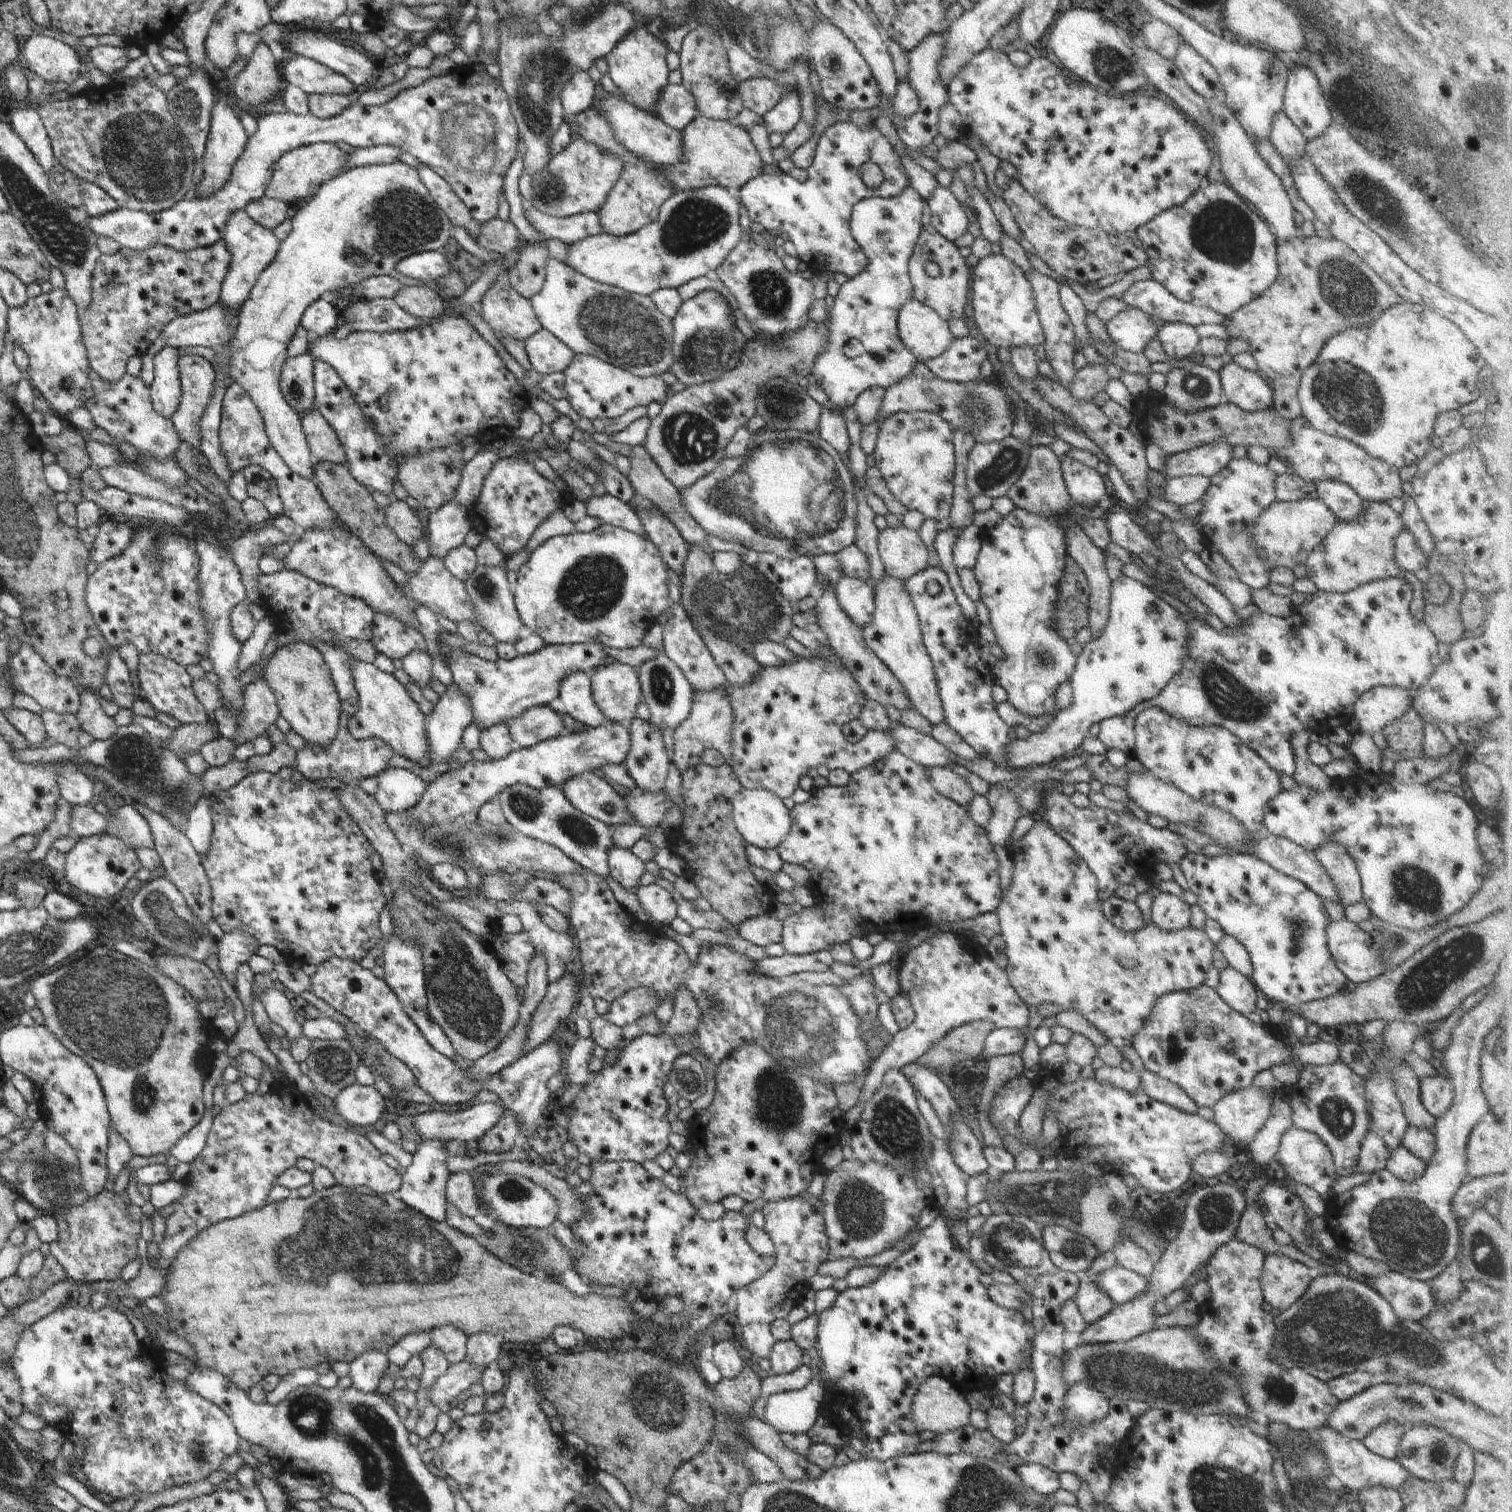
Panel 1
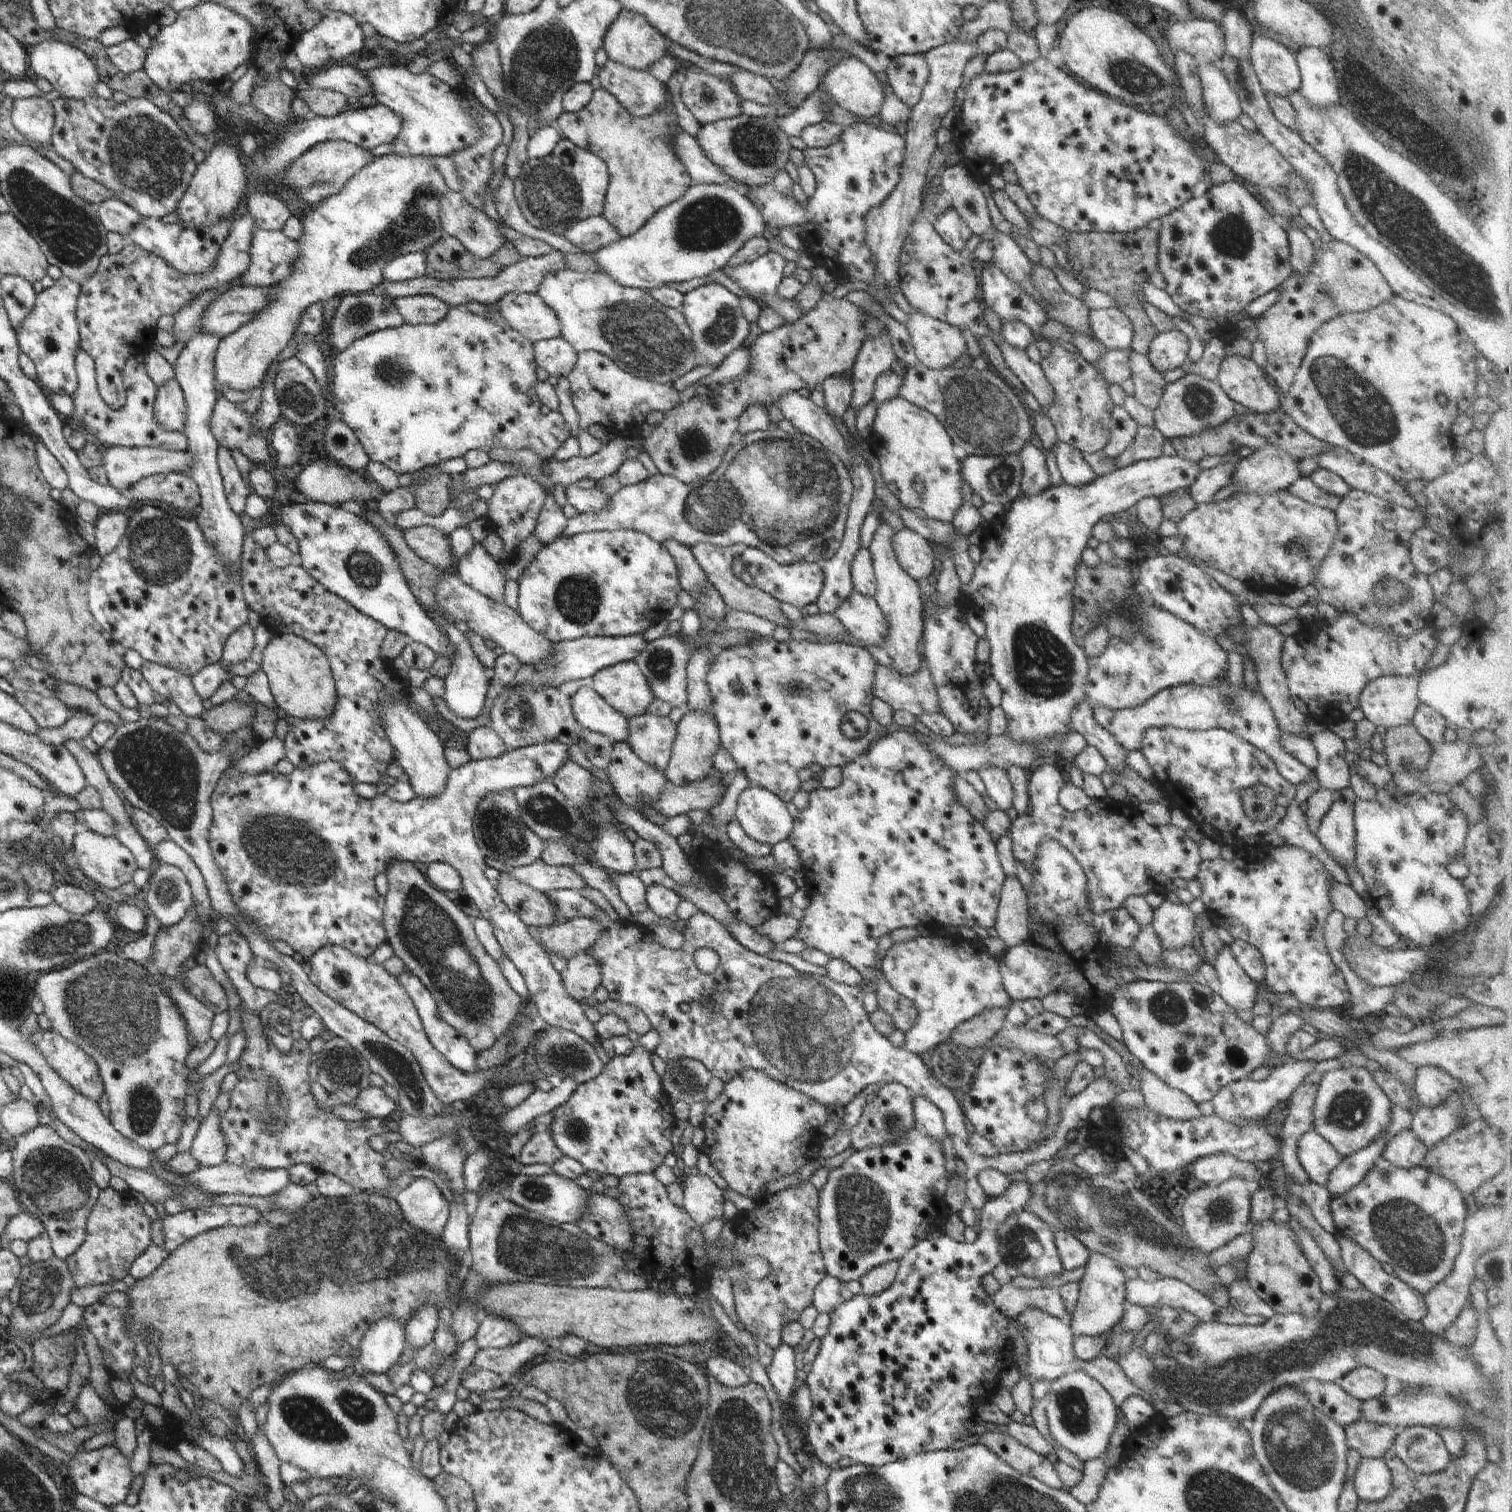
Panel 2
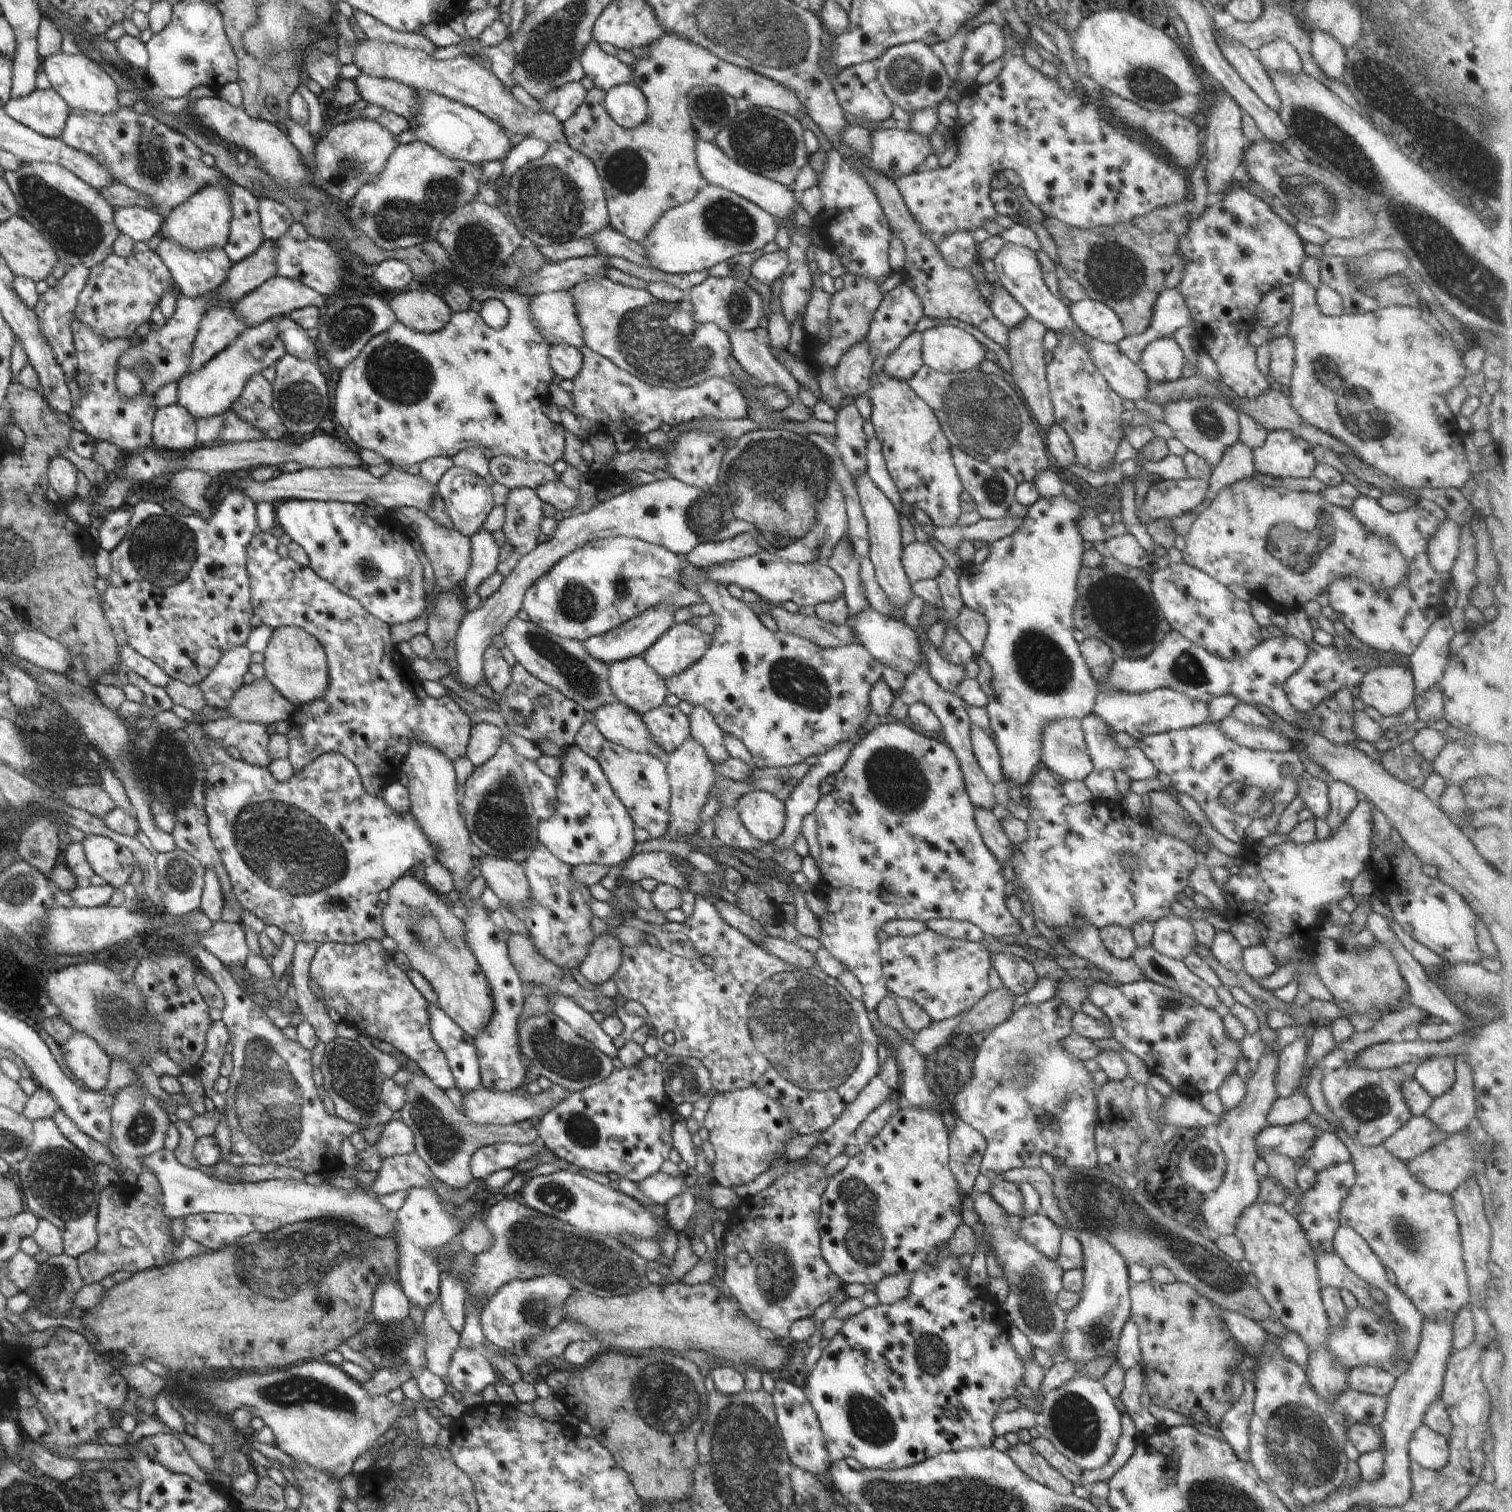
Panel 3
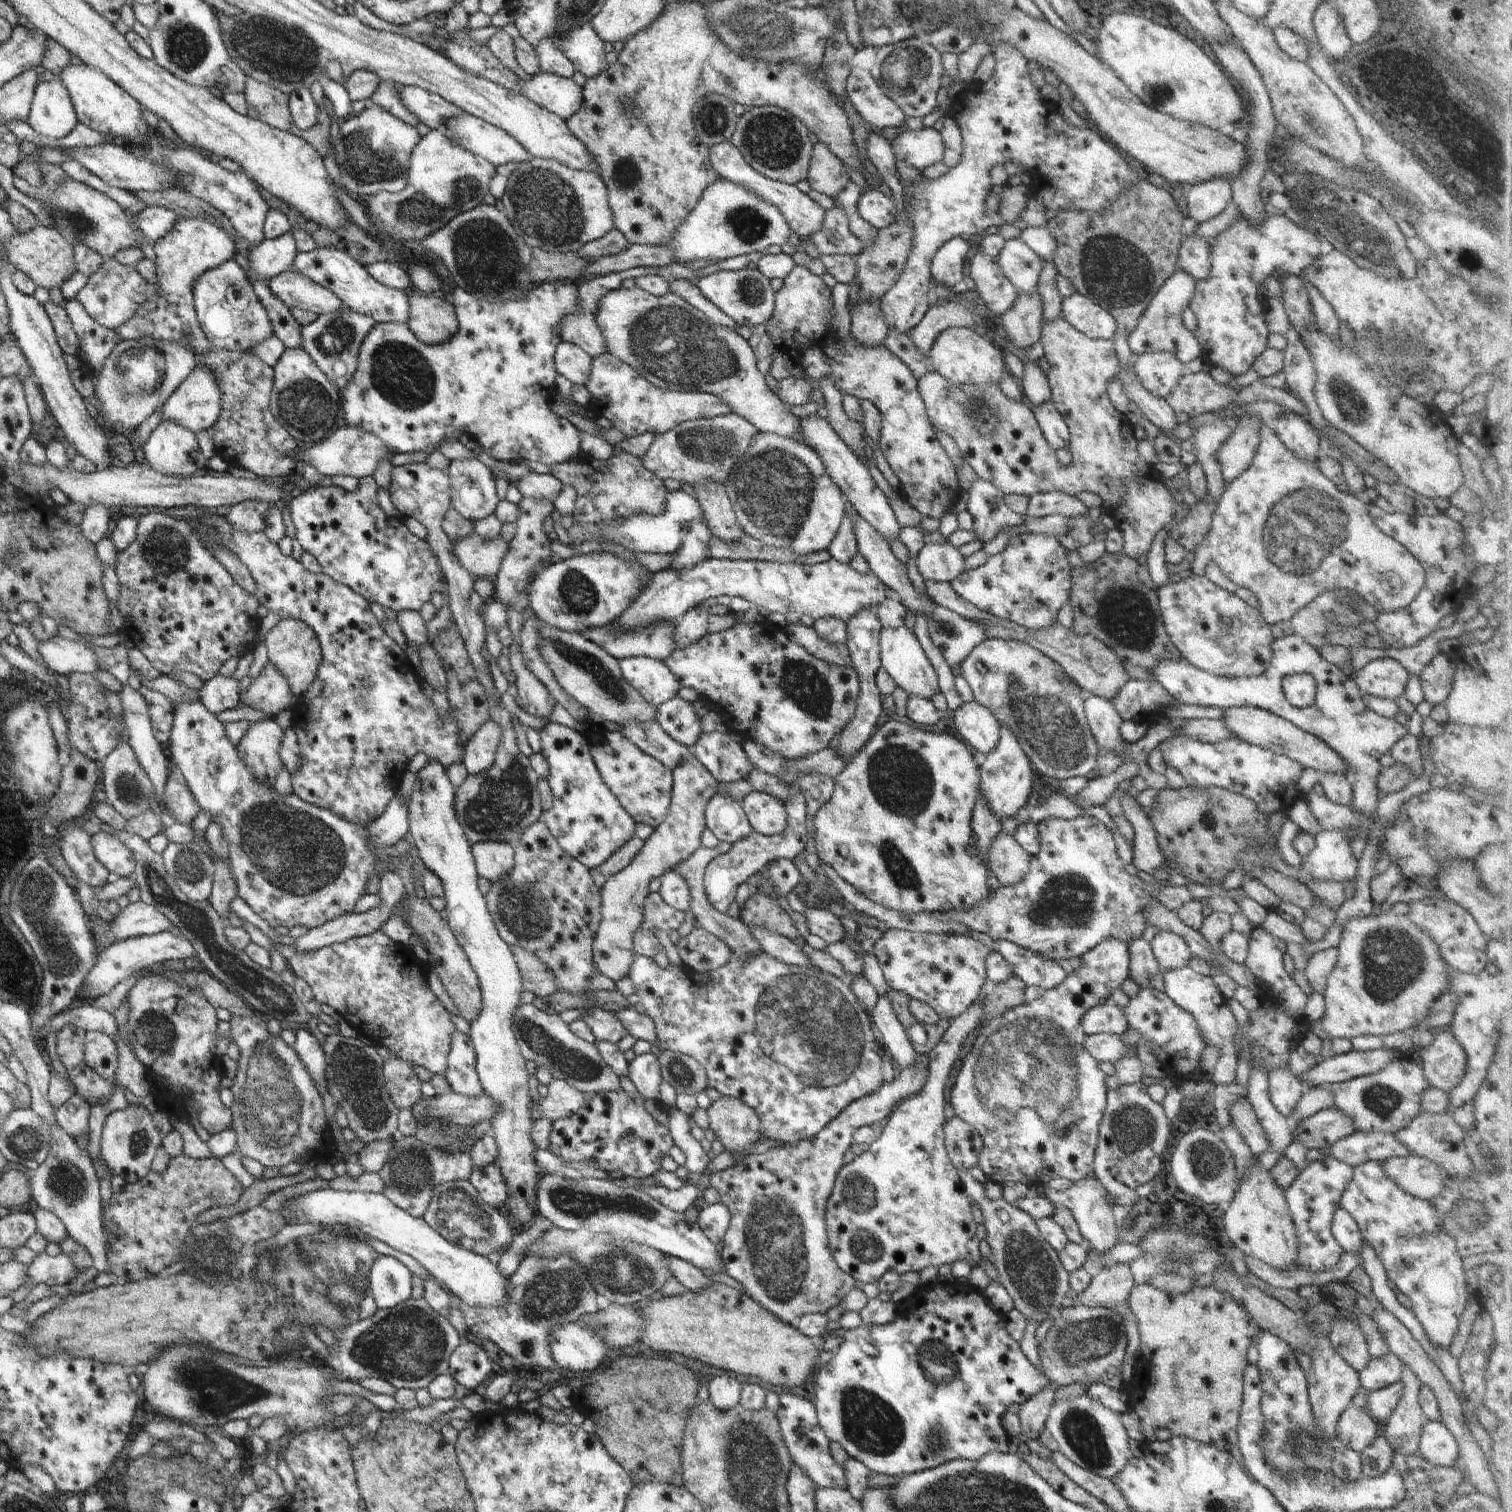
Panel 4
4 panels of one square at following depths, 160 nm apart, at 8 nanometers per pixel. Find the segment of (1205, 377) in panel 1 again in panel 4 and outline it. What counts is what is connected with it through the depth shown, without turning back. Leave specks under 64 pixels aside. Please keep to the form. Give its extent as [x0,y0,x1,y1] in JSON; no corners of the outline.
[1189,413,1238,503]

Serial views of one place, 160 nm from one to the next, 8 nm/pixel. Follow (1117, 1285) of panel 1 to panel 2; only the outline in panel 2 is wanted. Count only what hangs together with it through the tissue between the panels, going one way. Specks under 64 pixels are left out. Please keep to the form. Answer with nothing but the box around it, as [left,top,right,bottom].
[1126,1278,1220,1323]

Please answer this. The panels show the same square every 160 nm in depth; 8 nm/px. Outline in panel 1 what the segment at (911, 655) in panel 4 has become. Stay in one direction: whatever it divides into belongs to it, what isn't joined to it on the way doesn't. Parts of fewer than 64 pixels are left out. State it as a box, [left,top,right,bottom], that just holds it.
[834,574,875,628]

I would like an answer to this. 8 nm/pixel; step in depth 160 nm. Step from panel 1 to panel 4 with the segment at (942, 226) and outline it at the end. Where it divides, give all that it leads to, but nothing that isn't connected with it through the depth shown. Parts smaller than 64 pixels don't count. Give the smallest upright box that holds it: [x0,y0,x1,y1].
[931,237,974,293]

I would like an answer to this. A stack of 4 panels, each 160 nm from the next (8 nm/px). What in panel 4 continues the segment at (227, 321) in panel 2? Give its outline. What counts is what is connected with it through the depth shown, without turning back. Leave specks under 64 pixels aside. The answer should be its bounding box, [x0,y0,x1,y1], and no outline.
[269,269,343,315]

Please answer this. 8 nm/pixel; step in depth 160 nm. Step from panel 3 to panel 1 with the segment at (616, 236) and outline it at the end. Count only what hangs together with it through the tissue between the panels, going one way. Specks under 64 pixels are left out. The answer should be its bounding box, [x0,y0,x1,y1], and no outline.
[523,205,604,246]

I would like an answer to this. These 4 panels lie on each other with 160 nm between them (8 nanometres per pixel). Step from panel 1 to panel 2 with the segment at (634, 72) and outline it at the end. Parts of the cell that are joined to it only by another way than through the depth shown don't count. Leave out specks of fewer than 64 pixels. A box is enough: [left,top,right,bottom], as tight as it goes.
[603,9,669,72]

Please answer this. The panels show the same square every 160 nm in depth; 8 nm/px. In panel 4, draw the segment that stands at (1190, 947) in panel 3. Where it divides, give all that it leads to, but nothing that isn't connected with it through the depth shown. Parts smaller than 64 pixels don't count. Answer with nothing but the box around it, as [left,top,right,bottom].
[1149,931,1193,972]

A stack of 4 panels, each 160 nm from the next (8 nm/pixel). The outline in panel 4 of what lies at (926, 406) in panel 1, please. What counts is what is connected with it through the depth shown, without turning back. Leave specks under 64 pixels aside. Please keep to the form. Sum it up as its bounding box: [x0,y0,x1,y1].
[917,317,1179,559]

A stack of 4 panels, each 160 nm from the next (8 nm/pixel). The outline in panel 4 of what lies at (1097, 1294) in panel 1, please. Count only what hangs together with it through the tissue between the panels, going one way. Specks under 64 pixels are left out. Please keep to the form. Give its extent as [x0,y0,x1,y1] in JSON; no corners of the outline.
[1038,1176,1127,1390]

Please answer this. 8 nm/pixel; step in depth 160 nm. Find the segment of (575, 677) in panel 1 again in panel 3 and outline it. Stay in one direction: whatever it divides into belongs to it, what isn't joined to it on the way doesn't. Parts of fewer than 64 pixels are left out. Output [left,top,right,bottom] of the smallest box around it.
[588,701,669,763]

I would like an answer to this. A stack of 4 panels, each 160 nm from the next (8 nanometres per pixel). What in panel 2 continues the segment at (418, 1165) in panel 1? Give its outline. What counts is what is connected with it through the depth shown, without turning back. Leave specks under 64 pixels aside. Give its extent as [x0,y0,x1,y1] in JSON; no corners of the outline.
[394,1178,450,1238]

